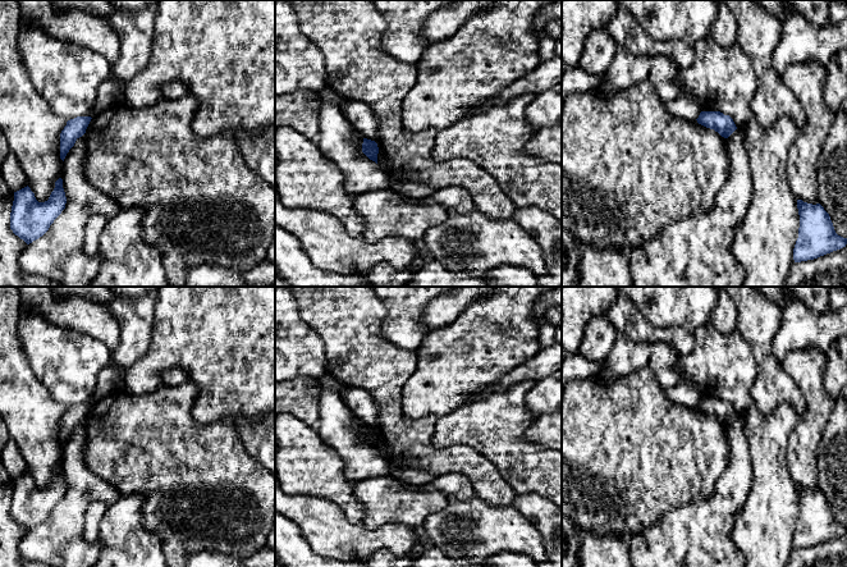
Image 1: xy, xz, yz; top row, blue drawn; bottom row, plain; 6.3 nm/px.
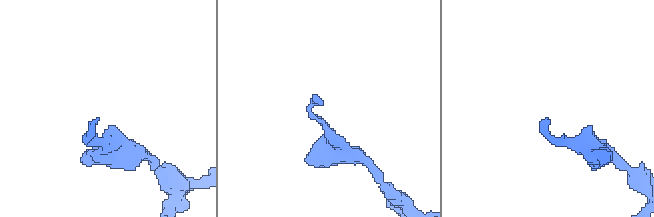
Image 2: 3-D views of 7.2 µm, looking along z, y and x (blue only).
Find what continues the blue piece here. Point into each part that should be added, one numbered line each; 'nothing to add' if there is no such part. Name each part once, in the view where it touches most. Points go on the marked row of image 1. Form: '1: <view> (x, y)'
nothing to add

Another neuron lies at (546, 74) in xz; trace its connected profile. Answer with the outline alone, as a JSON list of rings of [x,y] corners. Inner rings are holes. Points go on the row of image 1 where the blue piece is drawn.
[[[554,55],[551,59],[540,63],[528,74],[505,86],[496,96],[472,108],[470,115],[486,113],[489,109],[503,105],[525,92],[532,92],[537,96],[550,88],[555,88],[559,83],[562,83],[562,55]]]

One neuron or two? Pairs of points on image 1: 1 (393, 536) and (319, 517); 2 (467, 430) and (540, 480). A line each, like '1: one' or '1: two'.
1: one
2: one

